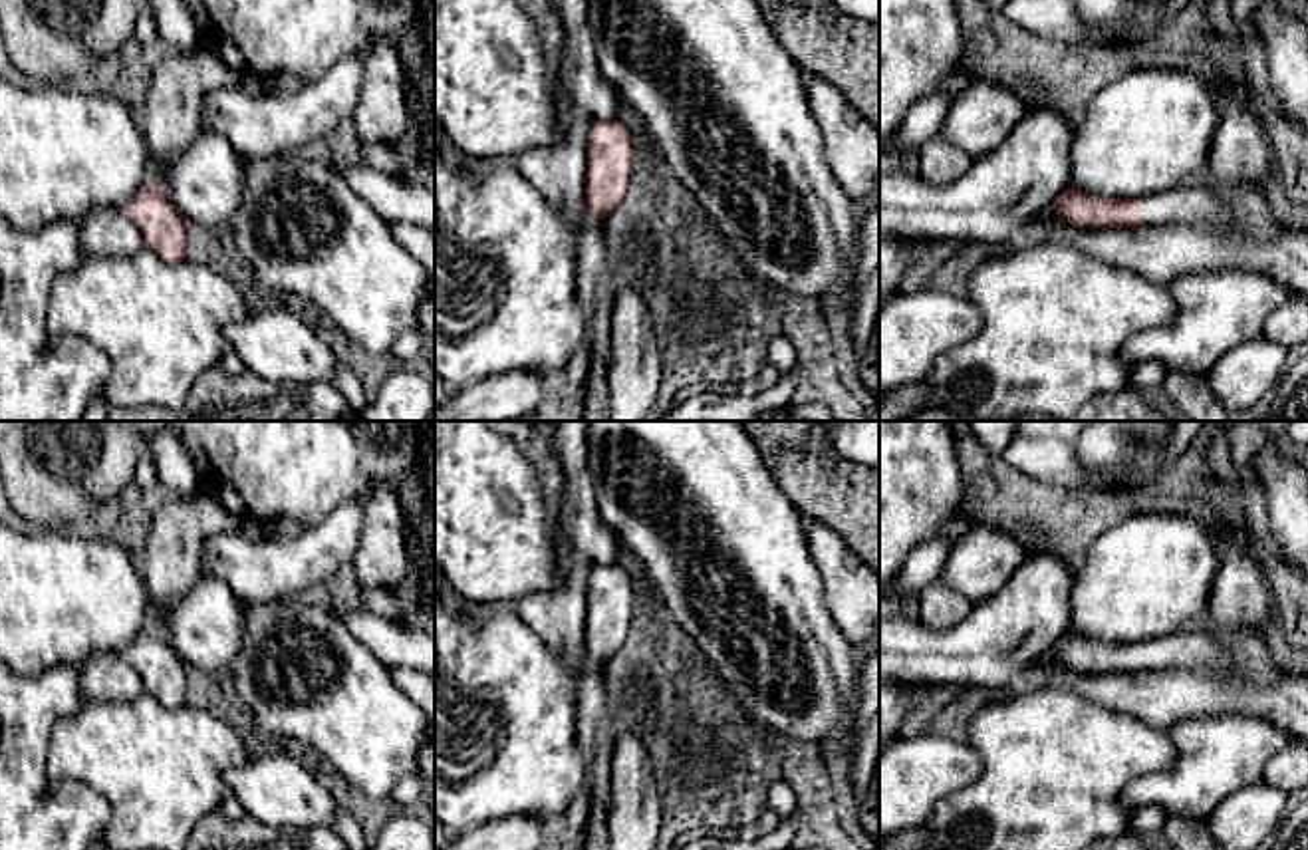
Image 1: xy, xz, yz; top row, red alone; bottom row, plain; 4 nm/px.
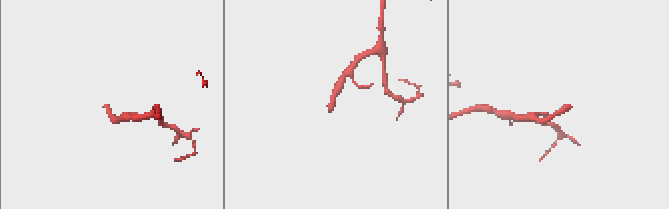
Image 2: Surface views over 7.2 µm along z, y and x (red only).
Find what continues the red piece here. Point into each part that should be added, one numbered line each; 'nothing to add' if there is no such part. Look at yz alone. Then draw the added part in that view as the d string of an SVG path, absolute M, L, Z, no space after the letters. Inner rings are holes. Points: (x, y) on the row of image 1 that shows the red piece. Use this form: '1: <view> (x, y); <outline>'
1: yz (1191, 203); M1203 179L1185 181L1167 191L1135 197L1145 224L1191 224L1221 236L1248 234L1231 205L1211 193Z

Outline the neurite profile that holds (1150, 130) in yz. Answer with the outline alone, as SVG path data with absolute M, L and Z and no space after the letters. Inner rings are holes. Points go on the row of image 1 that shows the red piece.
M1139 68L1078 113L1070 187L1135 199L1207 175L1219 113L1207 79L1183 68Z

